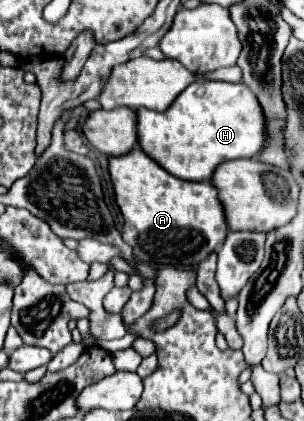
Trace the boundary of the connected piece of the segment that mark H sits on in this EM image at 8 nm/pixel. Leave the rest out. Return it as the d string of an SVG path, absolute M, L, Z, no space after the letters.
M197 78L165 112L139 108L141 148L167 172L191 180L211 180L215 168L227 160L259 156L267 146L267 124L257 96L245 84Z

